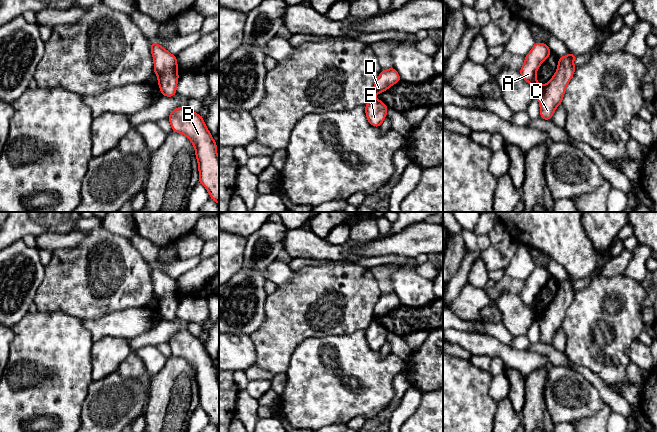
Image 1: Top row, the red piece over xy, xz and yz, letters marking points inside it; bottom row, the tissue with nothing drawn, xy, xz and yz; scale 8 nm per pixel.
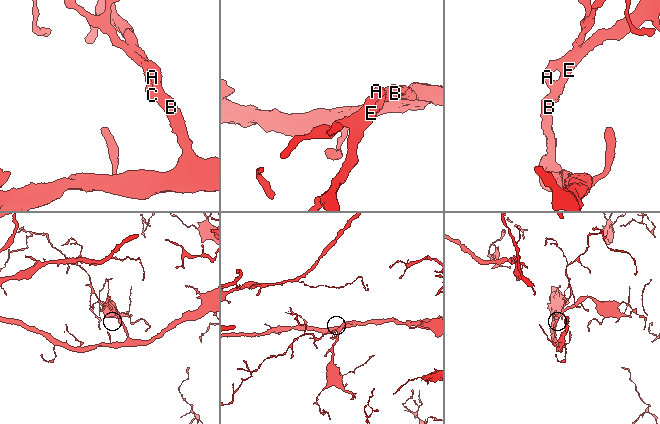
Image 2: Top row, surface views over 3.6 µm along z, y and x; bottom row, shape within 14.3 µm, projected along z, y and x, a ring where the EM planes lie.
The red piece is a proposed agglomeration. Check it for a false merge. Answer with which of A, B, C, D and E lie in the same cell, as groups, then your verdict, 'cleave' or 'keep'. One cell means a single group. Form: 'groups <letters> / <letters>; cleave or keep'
groups A B C D E; keep

